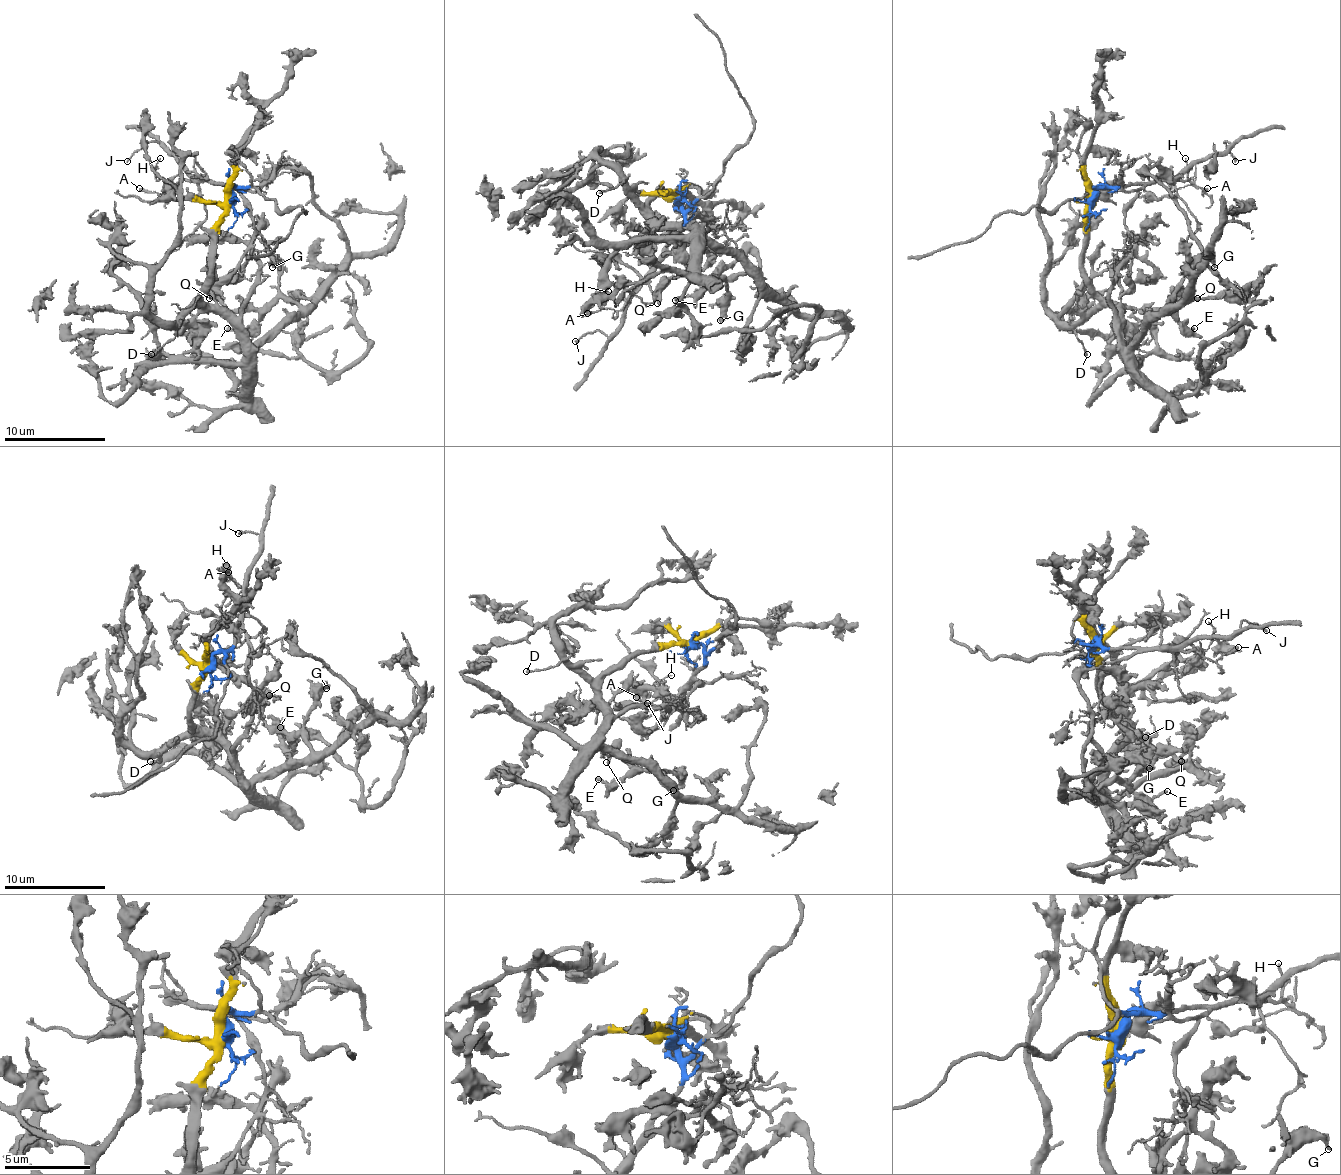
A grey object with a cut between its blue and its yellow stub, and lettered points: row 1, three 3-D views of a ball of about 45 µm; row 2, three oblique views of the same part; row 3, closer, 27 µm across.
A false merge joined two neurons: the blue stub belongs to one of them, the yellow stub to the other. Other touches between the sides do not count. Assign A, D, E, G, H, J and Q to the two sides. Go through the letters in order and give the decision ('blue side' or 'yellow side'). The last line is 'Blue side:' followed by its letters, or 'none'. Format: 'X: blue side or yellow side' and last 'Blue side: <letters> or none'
A: blue side
D: yellow side
E: yellow side
G: yellow side
H: blue side
J: blue side
Q: yellow side
Blue side: A, H, J

